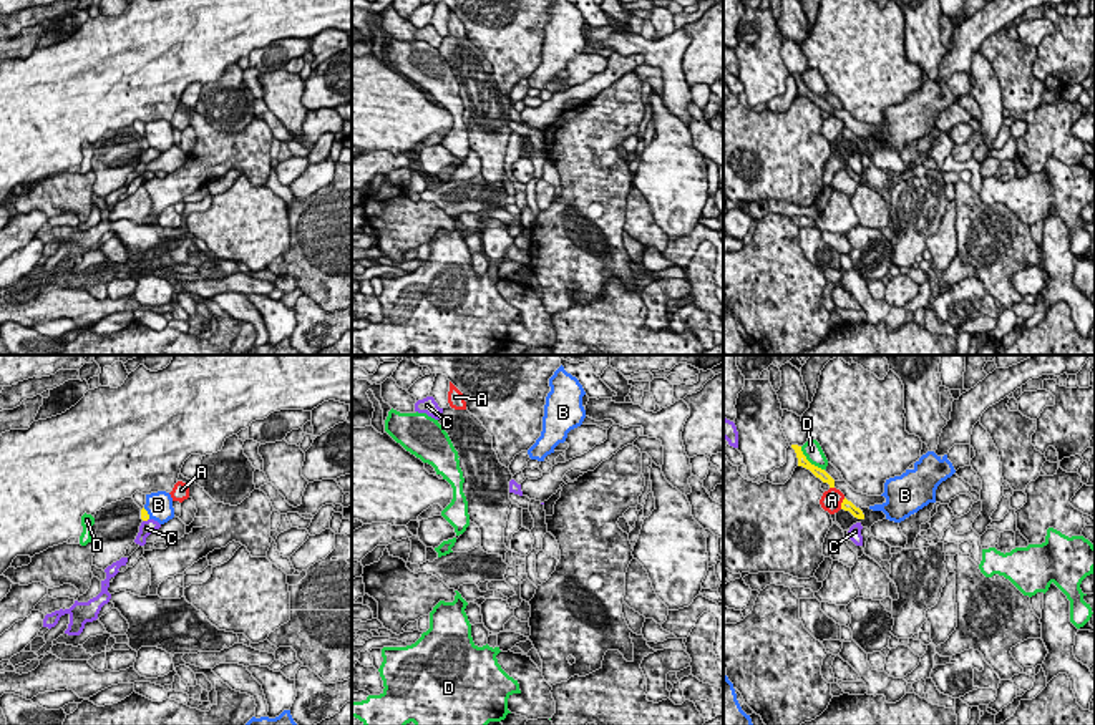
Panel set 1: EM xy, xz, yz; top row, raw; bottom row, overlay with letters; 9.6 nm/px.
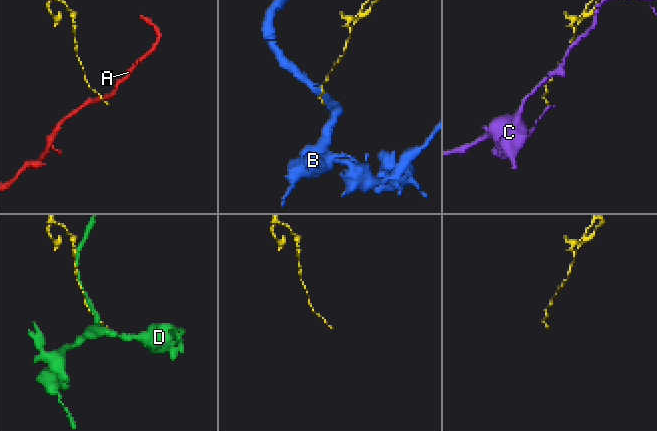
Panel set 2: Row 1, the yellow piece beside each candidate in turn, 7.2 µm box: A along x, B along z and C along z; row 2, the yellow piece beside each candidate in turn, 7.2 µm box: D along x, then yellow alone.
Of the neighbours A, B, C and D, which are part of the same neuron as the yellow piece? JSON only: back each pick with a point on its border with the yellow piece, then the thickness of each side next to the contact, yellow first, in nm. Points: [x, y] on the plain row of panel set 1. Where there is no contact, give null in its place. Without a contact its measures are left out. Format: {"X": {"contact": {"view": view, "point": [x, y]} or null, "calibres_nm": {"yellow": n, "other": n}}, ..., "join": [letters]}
{"join": []}

